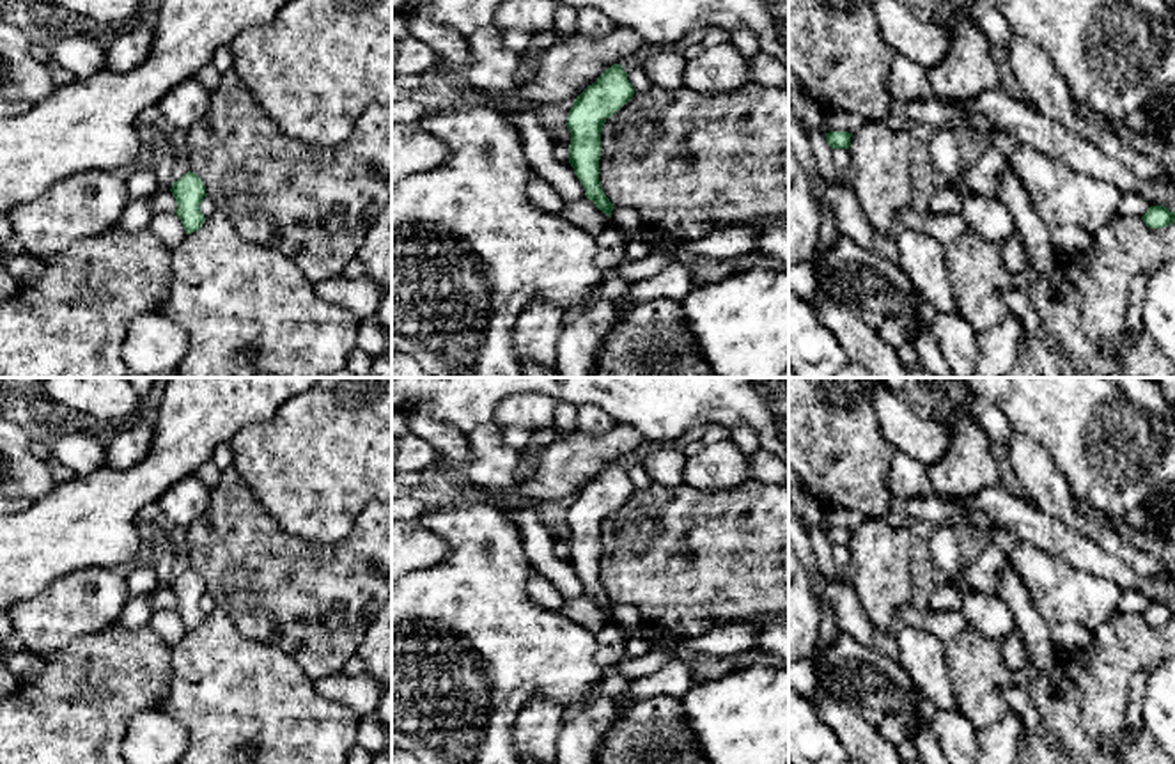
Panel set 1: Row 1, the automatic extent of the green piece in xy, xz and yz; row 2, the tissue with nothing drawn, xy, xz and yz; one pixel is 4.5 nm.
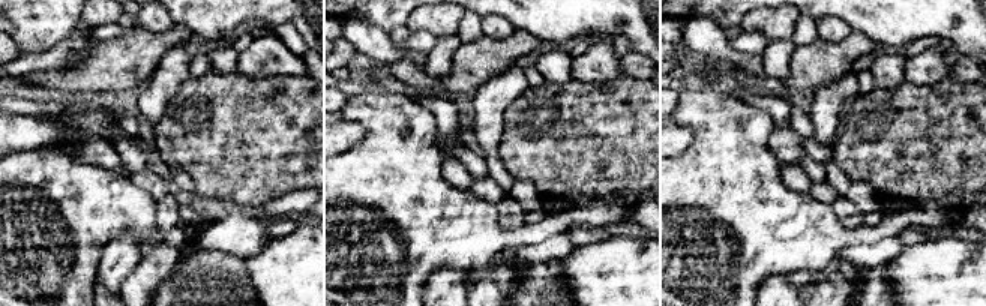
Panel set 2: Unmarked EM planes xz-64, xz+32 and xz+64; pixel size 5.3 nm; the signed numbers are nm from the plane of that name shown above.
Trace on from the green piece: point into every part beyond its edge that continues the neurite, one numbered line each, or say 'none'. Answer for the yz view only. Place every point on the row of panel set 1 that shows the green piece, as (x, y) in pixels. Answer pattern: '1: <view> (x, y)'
none

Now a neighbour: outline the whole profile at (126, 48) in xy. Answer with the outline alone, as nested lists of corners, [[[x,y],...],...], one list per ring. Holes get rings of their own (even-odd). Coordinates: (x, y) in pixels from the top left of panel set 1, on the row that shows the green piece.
[[[142,18],[128,27],[110,32],[106,50],[106,69],[112,73],[129,73],[142,66],[154,44],[154,27],[151,18]]]

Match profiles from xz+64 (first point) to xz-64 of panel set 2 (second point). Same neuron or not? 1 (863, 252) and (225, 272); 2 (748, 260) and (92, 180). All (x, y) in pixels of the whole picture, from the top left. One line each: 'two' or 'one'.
1: two
2: one

